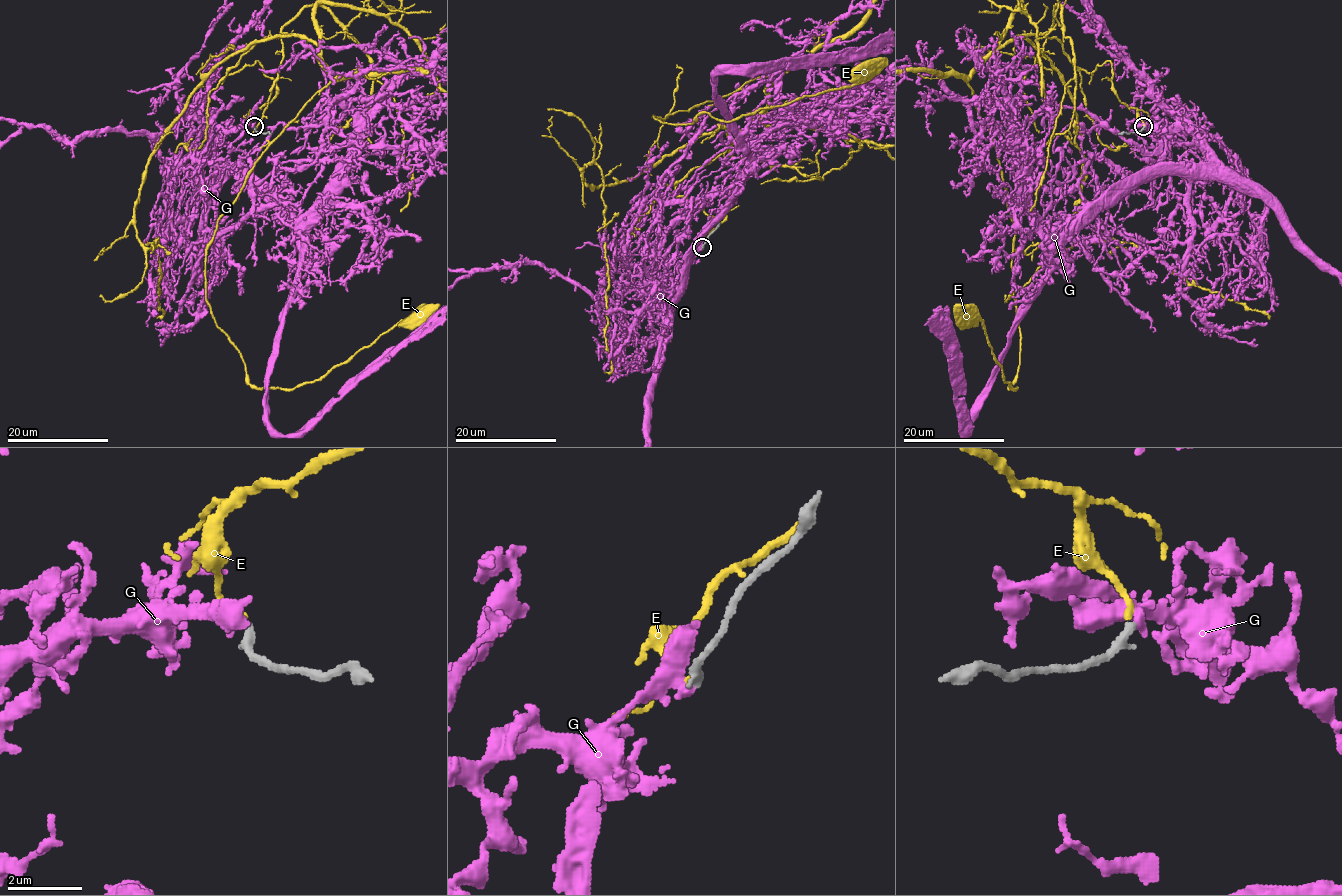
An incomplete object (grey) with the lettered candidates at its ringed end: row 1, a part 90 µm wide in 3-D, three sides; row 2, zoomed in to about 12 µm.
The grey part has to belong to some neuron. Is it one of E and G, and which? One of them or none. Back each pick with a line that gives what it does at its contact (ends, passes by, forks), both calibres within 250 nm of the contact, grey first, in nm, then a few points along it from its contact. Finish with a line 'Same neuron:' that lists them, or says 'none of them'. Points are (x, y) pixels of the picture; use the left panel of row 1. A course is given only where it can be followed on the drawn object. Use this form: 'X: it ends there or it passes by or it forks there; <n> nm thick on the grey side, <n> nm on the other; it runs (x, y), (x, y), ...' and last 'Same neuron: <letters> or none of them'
E: it ends there; 240 nm thick on the grey side, 160 nm on the other; it runs (254, 126), (276, 83), (227, 70), (303, 35), (329, 82), (206, 250), (246, 380), (322, 380), (423, 315)
Same neuron: E

